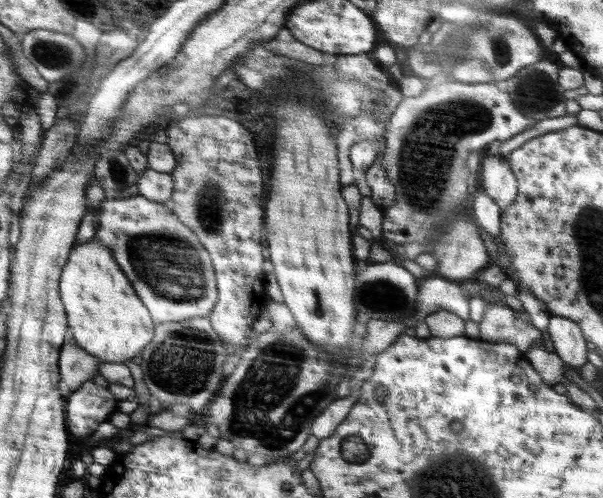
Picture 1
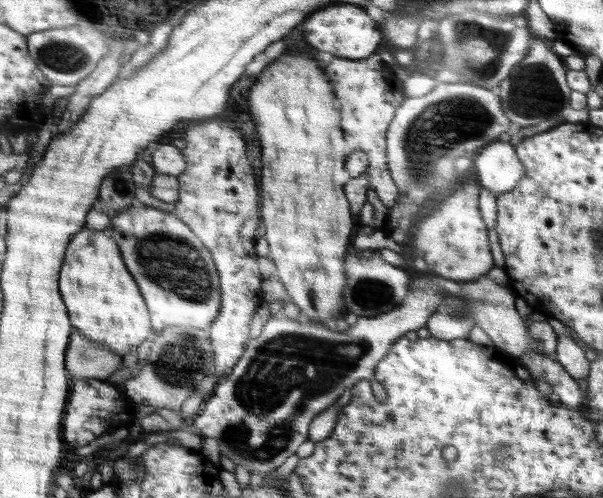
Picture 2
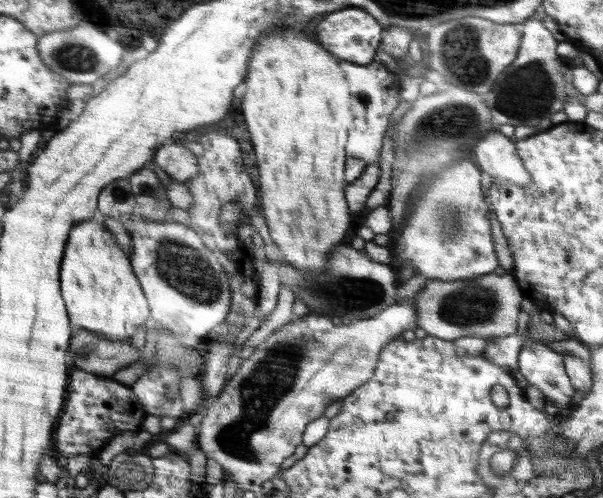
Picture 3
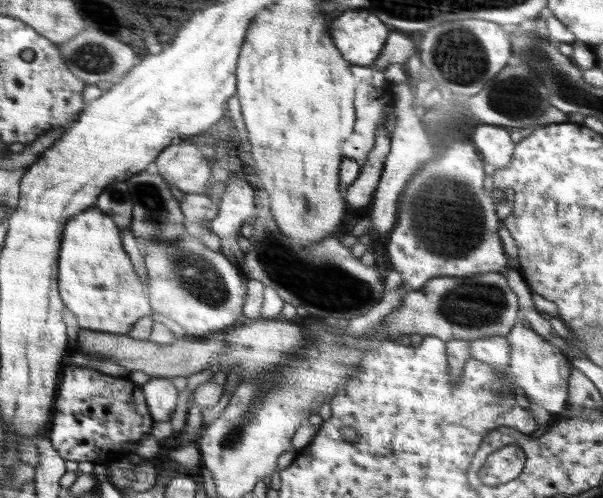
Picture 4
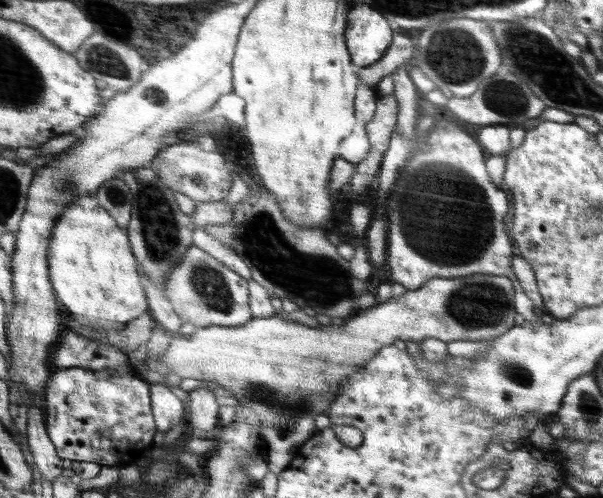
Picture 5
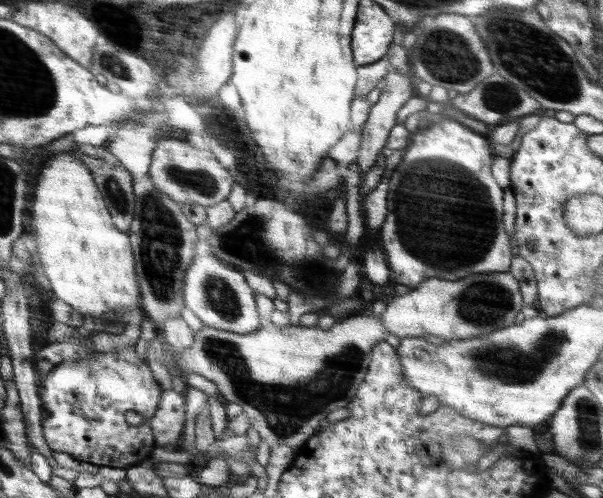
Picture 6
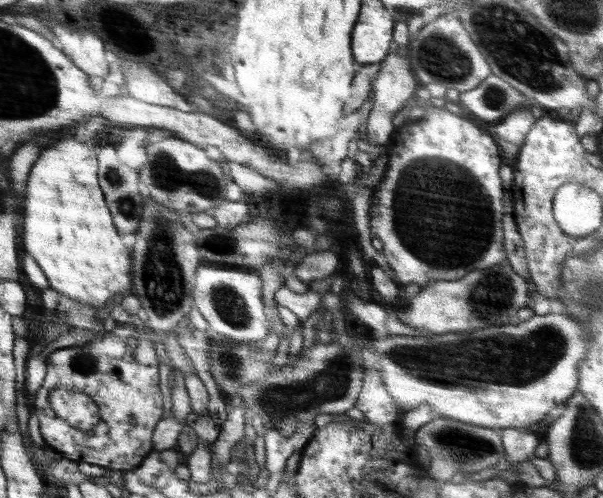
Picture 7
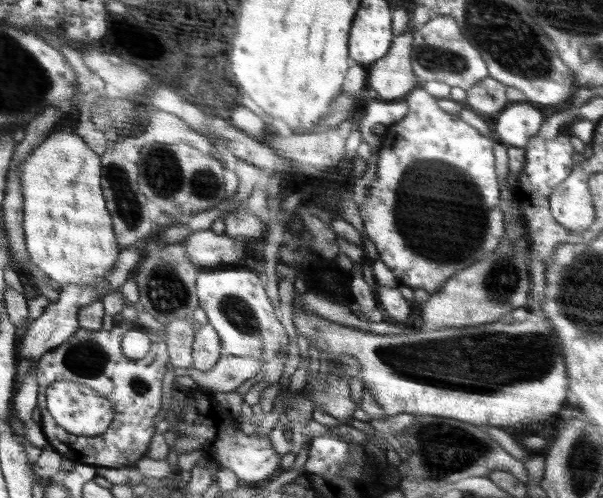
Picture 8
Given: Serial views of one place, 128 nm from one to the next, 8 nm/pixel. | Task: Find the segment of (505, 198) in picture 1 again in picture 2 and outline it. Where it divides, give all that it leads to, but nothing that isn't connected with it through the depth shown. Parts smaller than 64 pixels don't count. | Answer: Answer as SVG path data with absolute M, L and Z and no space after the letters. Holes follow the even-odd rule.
M492 141L473 156L476 158L472 158L472 174L480 186L496 197L516 188L527 176L515 146L510 142Z

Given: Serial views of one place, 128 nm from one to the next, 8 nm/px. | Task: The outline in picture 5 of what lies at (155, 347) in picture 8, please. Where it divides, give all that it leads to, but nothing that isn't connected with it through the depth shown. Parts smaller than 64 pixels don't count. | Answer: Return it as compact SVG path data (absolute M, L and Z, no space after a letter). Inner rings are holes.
M132 366L130 368L110 367L102 370L89 369L86 367L68 367L64 368L64 370L56 370L56 374L52 376L52 380L48 380L48 386L45 391L44 419L48 436L54 443L54 446L58 449L58 454L60 457L76 462L94 462L100 467L114 466L118 469L121 469L125 466L137 465L141 459L148 457L148 453L150 453L155 446L153 438L156 430L155 420L153 419L152 405L150 401L150 384L140 375L142 375L142 373L139 373Z

